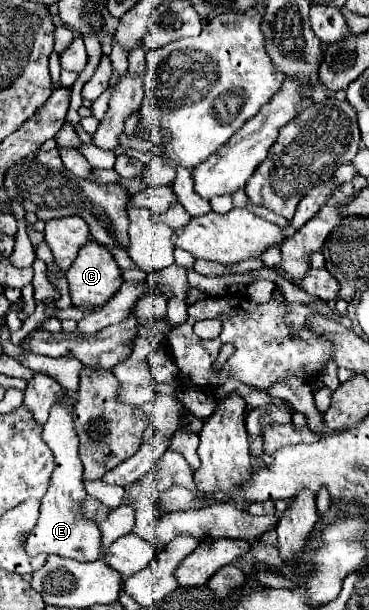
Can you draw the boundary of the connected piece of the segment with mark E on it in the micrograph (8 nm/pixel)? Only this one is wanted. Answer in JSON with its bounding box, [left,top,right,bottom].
[25,392,101,562]

